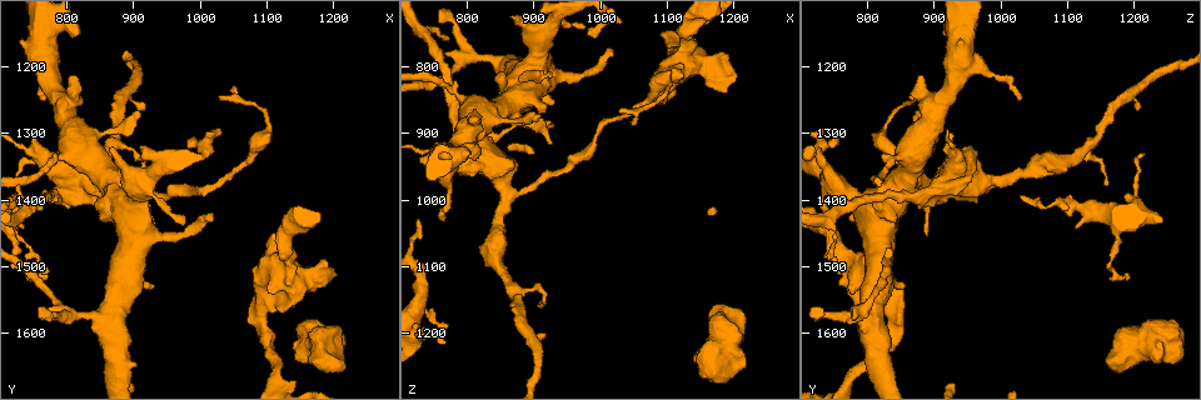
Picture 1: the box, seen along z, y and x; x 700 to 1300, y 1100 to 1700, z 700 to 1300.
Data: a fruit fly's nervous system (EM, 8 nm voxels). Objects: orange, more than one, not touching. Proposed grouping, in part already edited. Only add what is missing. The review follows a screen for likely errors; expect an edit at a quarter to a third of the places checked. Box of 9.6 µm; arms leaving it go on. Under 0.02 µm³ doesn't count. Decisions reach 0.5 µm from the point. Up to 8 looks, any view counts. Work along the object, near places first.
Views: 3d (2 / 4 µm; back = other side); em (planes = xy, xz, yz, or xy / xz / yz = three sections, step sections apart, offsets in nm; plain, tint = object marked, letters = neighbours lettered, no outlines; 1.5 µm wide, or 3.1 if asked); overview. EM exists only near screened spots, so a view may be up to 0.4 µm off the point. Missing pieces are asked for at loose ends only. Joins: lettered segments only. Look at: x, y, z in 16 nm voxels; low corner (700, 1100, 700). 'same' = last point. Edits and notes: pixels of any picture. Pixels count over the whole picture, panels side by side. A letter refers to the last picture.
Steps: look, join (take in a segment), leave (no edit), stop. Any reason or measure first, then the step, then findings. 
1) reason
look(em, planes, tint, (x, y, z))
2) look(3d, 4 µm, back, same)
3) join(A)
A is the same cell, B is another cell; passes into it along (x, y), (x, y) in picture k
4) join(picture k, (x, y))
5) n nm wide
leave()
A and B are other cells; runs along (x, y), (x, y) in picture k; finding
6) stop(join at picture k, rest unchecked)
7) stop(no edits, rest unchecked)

branch stops here
look(em, planes, letters, (1020, 1430, 780))

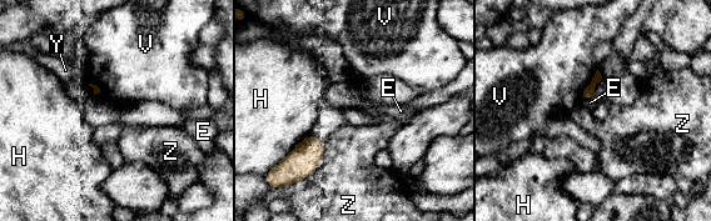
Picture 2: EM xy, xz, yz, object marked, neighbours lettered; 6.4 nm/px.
leave()
E, H, V, Y and Z are other cells; border along (593, 95), (582, 98) in picture 2; none of them fits

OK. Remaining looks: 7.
free end
look(em, xz, step 4, tint, (775, 1505, 760))

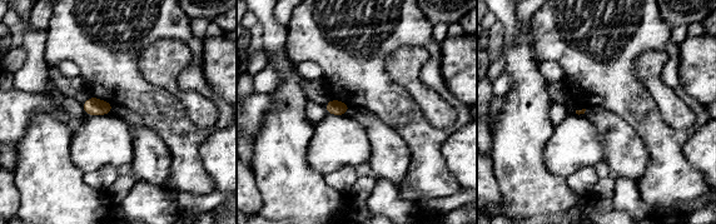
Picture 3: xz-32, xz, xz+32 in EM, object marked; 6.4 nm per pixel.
look(em, planes, letters, same)

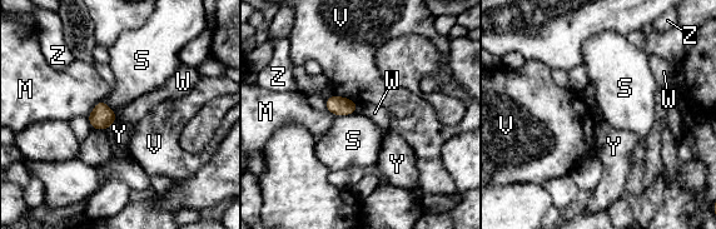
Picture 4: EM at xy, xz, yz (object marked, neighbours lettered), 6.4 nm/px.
120 nm wide
leave()
M, S, V, W, Y and Z are other cells; border along (356, 111), (336, 117) in picture 4; none of them fits

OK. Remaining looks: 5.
an open end
look(em, planes, letters, (765, 1510, 1195))

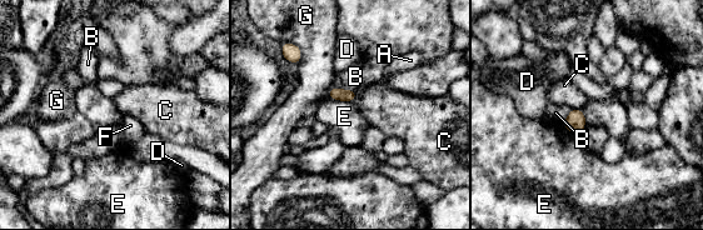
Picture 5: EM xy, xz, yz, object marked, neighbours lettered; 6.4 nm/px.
leave()
A, B, C, D, E, F and G are other cells; none of them fits

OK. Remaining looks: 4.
stop(no edits, rest unchecked)

